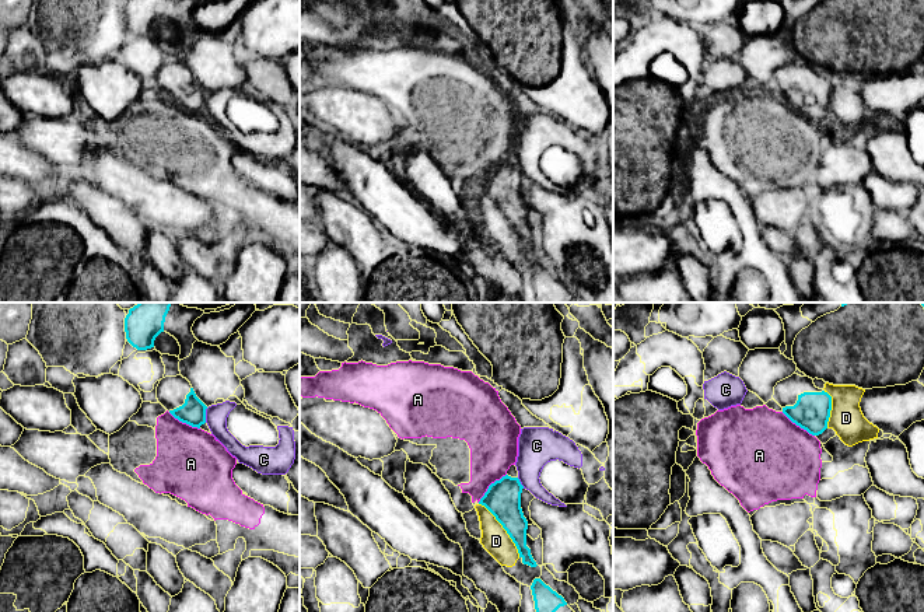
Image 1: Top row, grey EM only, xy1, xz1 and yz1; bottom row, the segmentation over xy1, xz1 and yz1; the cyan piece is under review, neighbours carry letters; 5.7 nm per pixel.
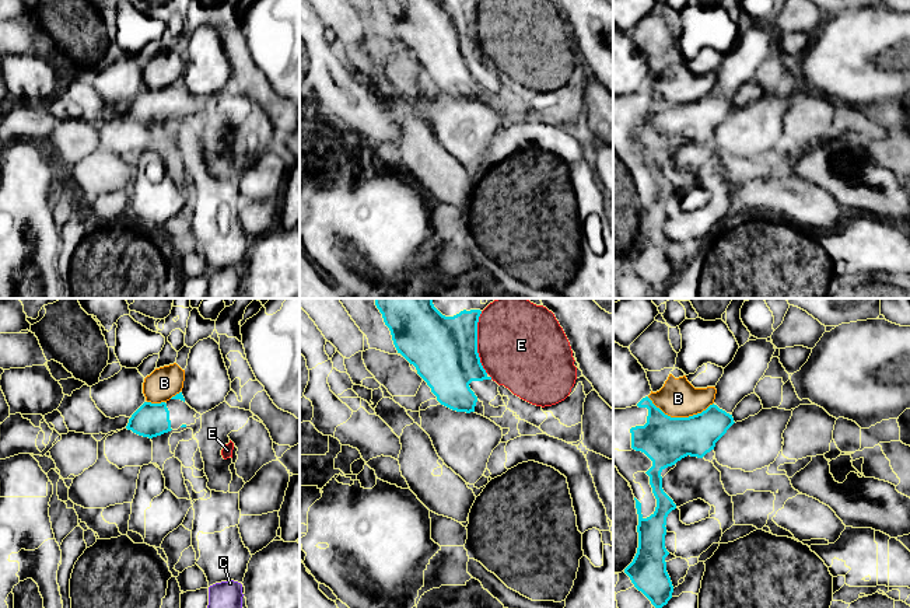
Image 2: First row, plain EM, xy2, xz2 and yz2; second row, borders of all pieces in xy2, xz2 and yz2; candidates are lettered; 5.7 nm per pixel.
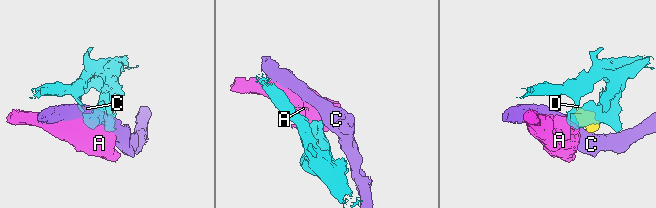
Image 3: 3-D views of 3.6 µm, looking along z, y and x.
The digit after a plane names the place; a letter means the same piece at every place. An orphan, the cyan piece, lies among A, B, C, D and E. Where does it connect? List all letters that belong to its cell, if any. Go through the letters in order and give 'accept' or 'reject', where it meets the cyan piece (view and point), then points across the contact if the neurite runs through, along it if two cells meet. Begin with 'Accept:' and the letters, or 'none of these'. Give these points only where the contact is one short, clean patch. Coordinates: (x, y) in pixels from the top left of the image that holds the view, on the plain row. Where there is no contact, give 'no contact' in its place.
Accept: none of these
A: reject; contact xz1 (489, 172); border xz1 (506, 160), (496, 165), (478, 188)
B: reject; contact yz2 (681, 104)
C: reject; contact xy1 (205, 101); border xy1 (207, 94), (205, 108)
D: reject; contact xz1 (504, 214); border xz1 (479, 189), (501, 212), (520, 242)
E: reject; contact xz2 (476, 30)

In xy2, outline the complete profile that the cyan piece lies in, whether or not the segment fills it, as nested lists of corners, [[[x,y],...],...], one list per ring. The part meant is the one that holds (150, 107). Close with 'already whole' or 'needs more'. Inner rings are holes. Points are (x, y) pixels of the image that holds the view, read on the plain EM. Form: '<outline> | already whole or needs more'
[[[179,78],[167,88],[144,88],[132,101],[126,115],[139,122],[153,125],[171,116],[195,111],[199,104],[202,101],[192,95],[185,88],[182,78]]] | needs more

